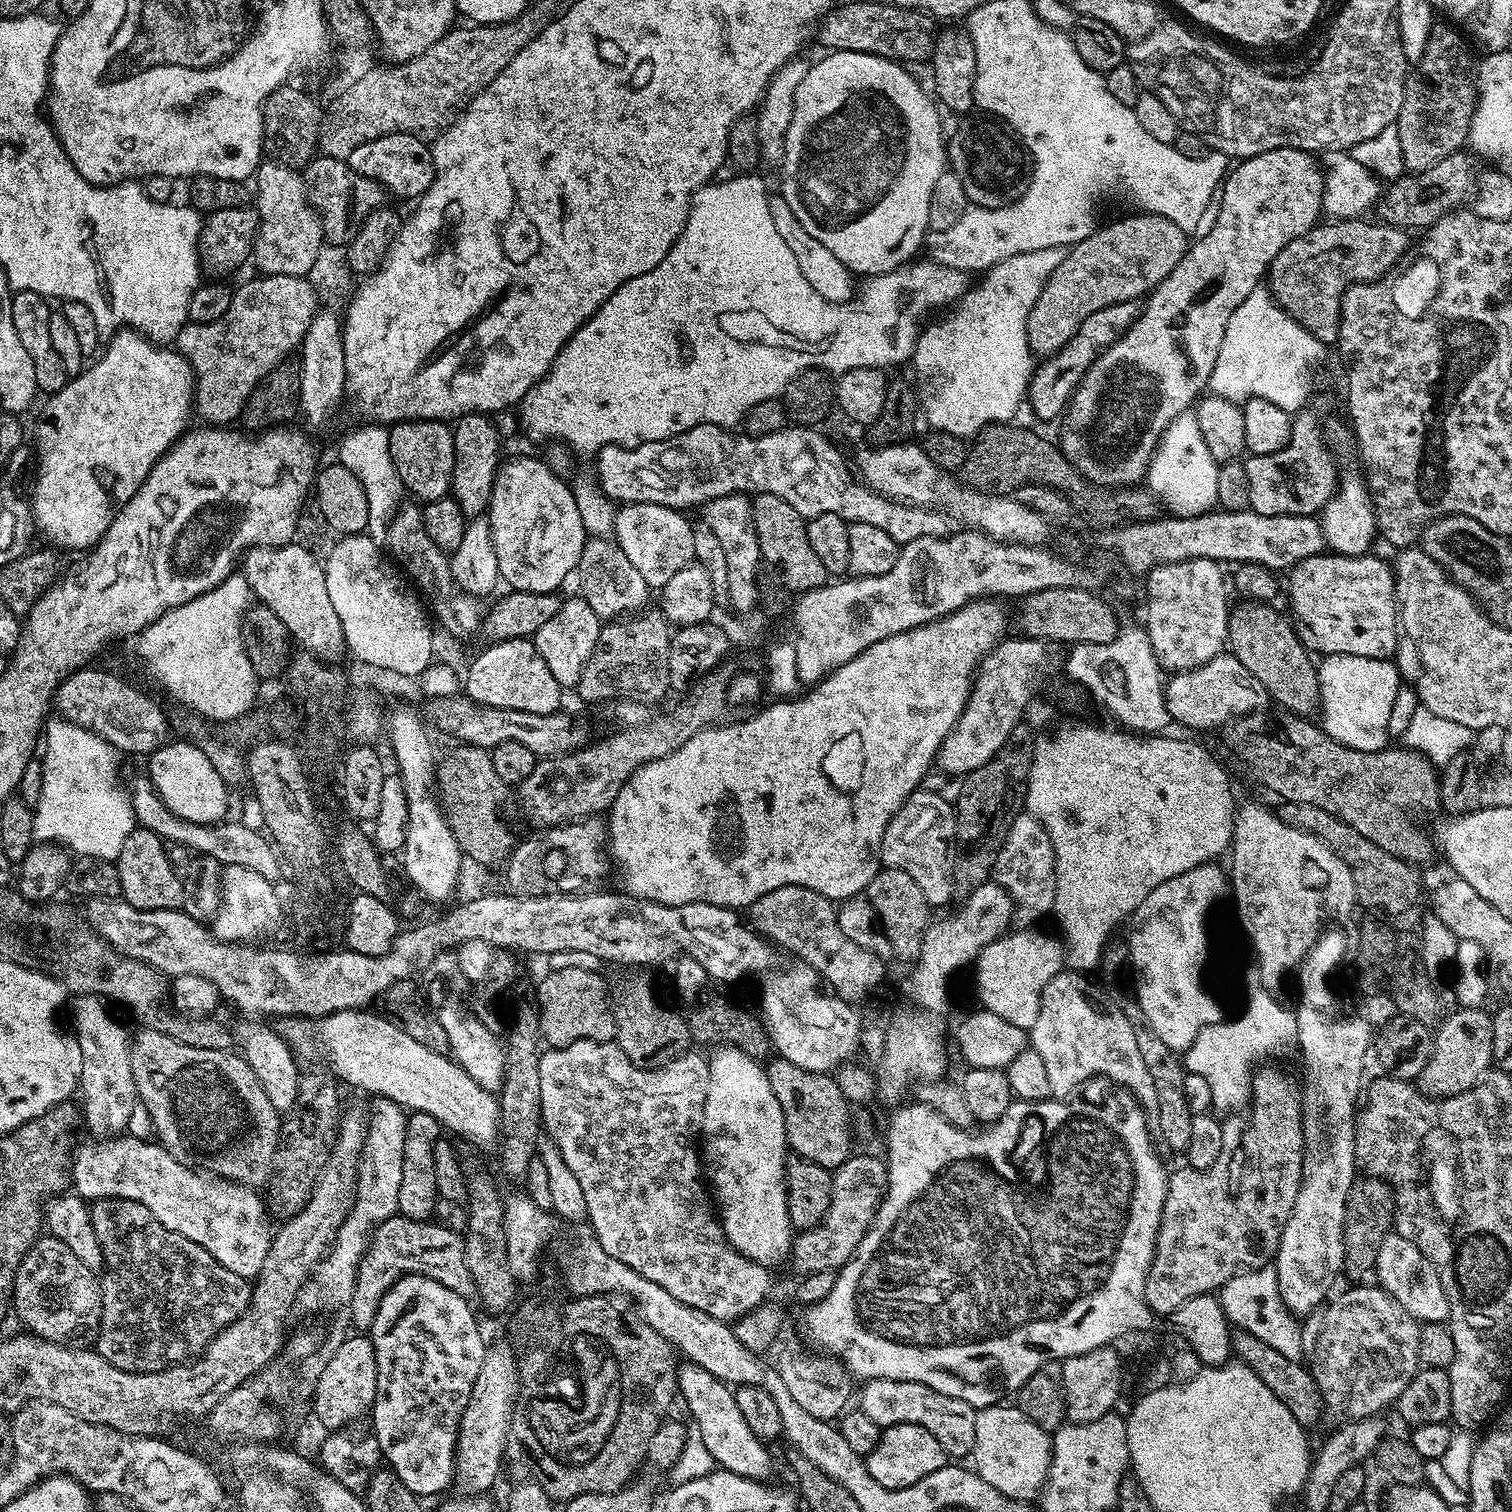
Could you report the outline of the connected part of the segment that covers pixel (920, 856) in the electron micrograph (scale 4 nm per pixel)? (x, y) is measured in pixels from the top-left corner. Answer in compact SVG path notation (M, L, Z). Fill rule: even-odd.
M917 790L908 795L906 802L894 814L894 818L890 818L890 822L886 826L886 834L882 834L882 846L880 847L880 862L883 867L897 868L906 874L910 874L910 878L914 878L914 882L918 882L918 886L922 890L922 894L926 898L926 902L933 909L940 908L943 904L948 904L954 900L956 896L956 883L954 882L954 870L956 869L956 850L958 841L956 839L956 809L951 799L947 800L944 796L939 796L936 792L924 792L925 790Z

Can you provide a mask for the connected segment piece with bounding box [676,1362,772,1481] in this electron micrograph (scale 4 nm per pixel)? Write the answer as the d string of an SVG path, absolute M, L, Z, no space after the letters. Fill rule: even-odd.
M689 1362L677 1367L676 1387L682 1400L684 1396L688 1403L688 1412L692 1415L691 1423L702 1430L702 1442L706 1442L706 1450L710 1450L713 1465L742 1478L767 1481L772 1472L769 1445L759 1440L750 1426L746 1426L746 1418L742 1418L742 1410L738 1410L735 1391L714 1374Z

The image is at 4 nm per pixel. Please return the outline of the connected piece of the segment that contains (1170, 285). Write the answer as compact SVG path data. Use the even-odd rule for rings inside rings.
M1279 148L1241 159L1237 164L1240 165L1237 168L1235 165L1223 181L1218 196L1220 213L1208 236L1189 247L1182 262L1178 262L1171 274L1147 297L1140 317L1130 330L1110 345L1093 362L1090 370L1086 370L1062 417L1064 433L1058 439L1058 447L1091 484L1136 486L1145 479L1160 437L1209 387L1223 335L1234 310L1250 298L1255 288L1261 287L1274 258L1278 258L1278 250L1316 227L1321 219L1324 173L1313 153L1297 148Z

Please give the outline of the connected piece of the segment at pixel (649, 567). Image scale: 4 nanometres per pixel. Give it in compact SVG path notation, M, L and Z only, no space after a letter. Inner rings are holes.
M657 503L626 504L618 510L614 514L613 537L626 558L637 567L649 589L664 588L679 570L695 561L694 526L688 522L685 513Z

